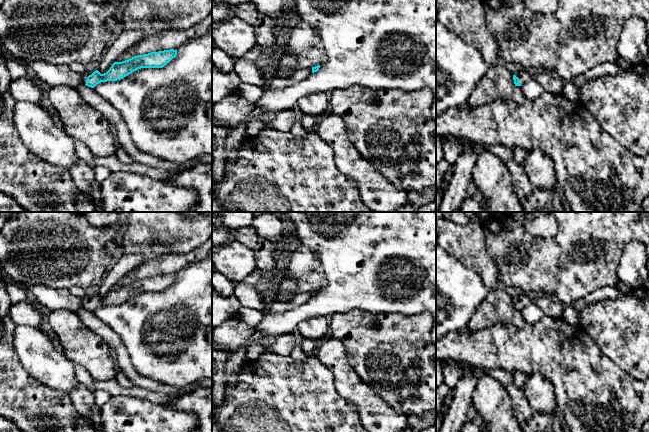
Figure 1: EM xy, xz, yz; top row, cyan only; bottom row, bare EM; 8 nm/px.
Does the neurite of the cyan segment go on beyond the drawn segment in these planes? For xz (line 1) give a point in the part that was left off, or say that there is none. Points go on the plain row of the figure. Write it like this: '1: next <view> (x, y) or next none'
1: next none

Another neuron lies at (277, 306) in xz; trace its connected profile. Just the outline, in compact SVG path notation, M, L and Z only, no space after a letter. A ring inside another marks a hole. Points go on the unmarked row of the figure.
M306 292L303 294L296 295L291 301L287 302L274 300L267 311L275 314L284 313L308 302L310 298L312 298L312 292Z

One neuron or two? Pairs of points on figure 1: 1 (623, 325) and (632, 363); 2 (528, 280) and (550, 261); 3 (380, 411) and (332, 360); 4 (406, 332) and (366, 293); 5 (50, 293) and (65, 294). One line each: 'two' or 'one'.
1: one
2: one
3: one
4: two
5: one

